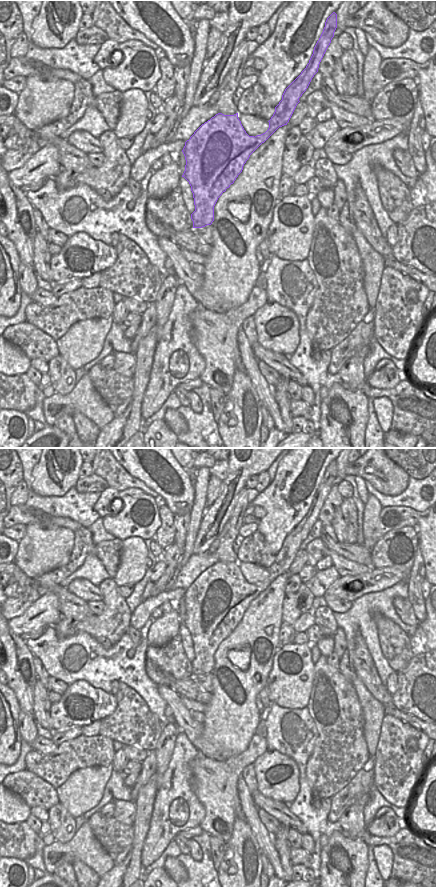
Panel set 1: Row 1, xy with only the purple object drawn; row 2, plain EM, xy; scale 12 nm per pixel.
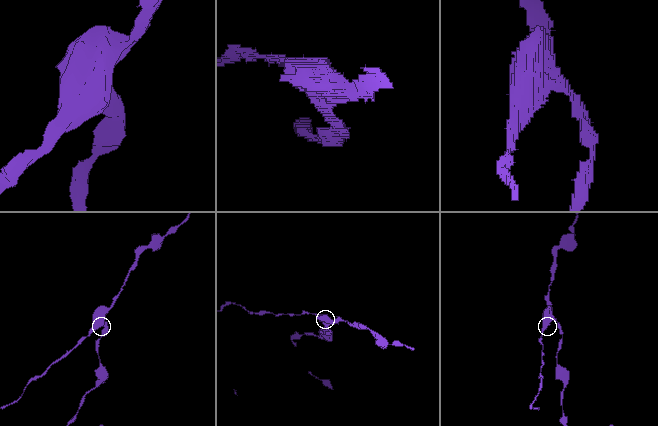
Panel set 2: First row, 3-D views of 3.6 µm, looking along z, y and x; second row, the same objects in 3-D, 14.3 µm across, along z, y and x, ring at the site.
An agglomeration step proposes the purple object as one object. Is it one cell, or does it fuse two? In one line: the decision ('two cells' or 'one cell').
two cells

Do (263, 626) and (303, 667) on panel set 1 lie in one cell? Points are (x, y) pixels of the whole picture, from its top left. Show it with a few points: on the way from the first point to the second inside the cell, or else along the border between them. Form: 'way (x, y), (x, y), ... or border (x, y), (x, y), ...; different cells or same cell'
border (280, 648), (274, 655), (271, 670); different cells

